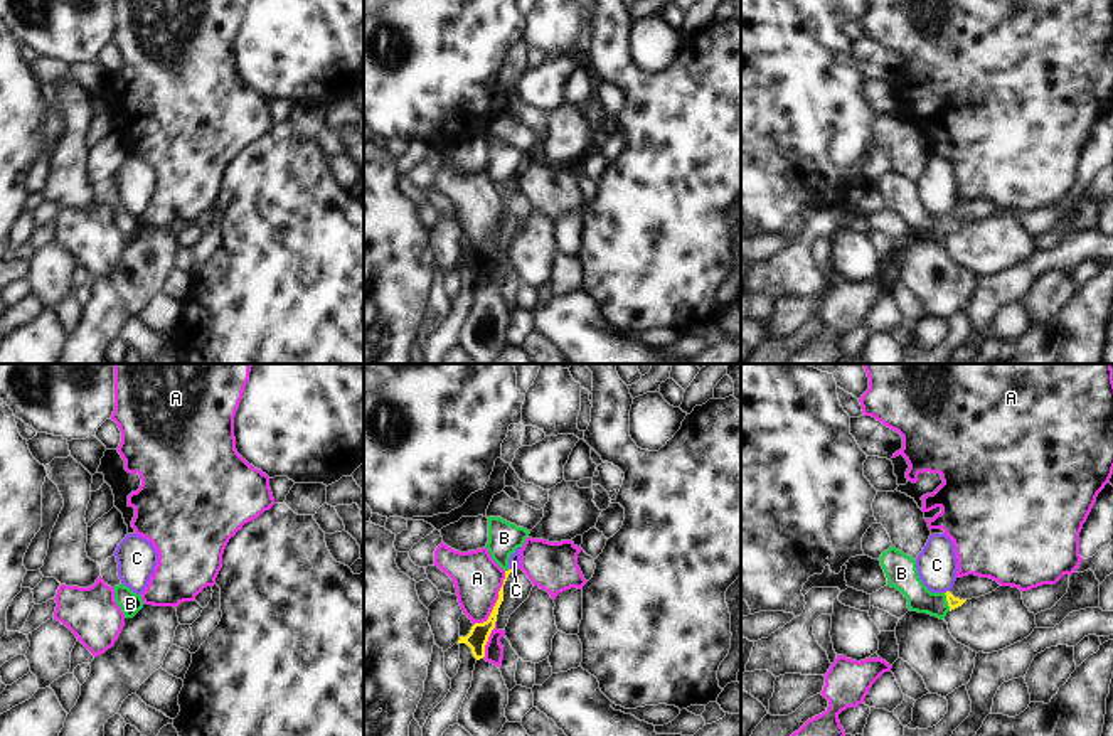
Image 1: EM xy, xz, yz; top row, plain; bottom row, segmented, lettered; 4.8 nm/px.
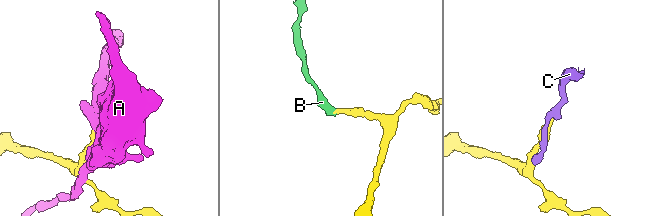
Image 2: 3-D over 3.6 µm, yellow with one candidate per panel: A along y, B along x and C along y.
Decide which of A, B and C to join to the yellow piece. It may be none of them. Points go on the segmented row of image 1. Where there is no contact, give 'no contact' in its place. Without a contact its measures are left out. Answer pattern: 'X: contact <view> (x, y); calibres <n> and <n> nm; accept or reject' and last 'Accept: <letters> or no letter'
A: contact xz (497, 602); calibres 100 and 220 nm; reject
B: contact yz (947, 600); calibres 50 and 140 nm; accept
C: contact xz (509, 570); calibres 50 and 60 nm; reject
Accept: B

